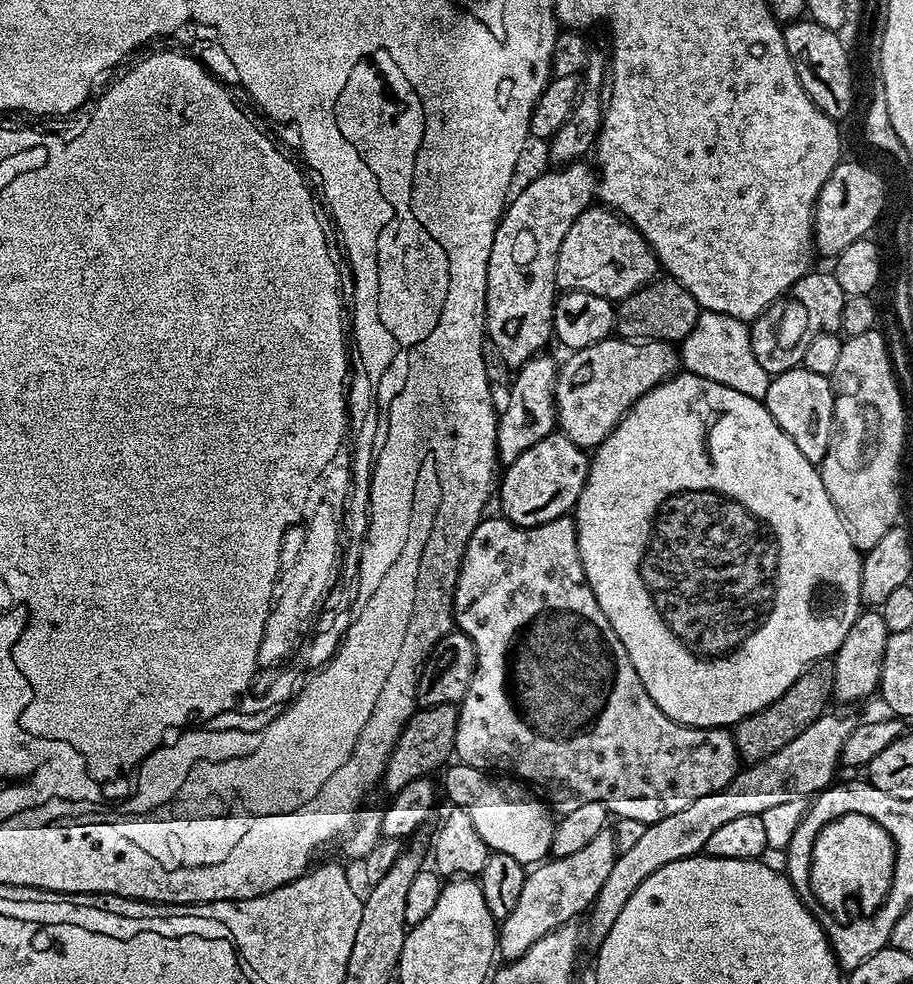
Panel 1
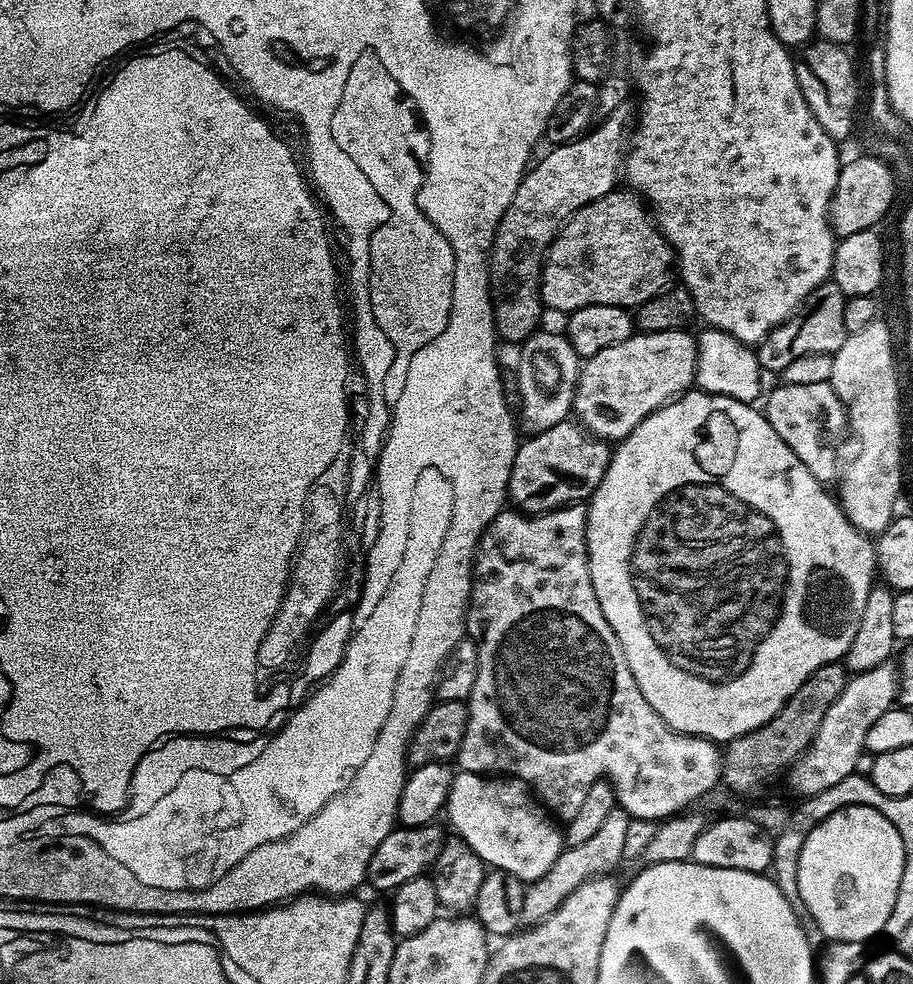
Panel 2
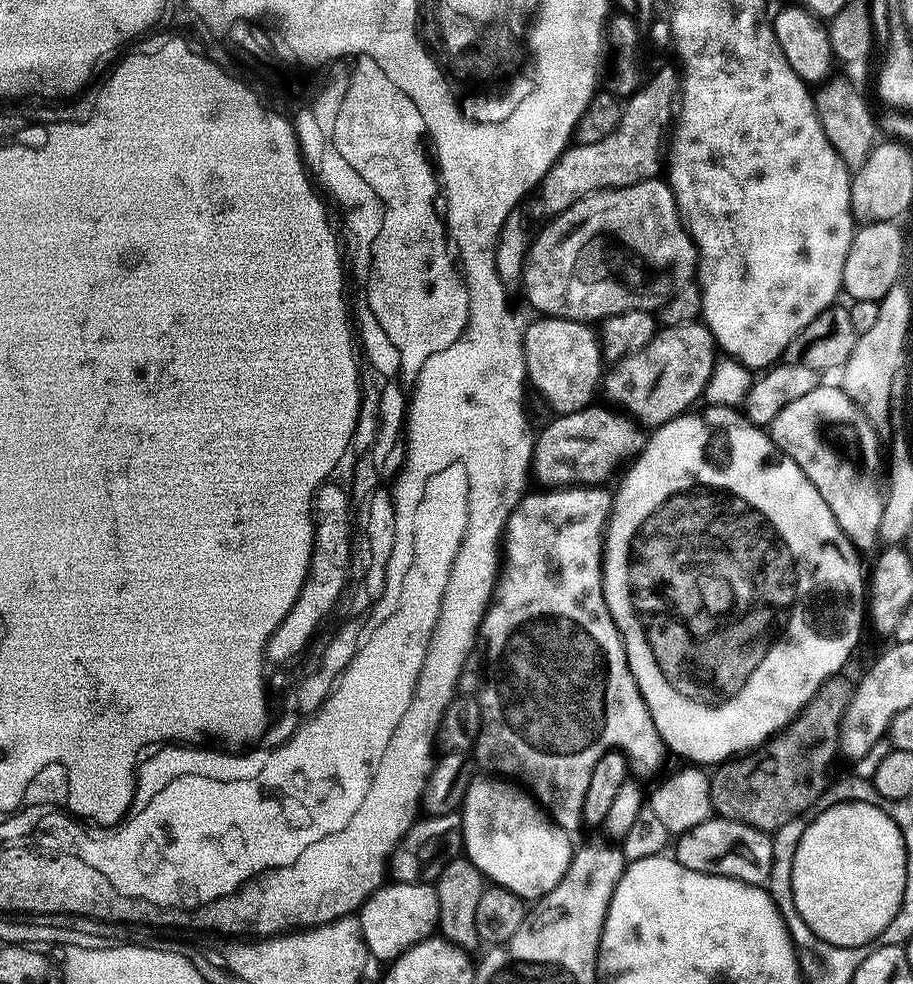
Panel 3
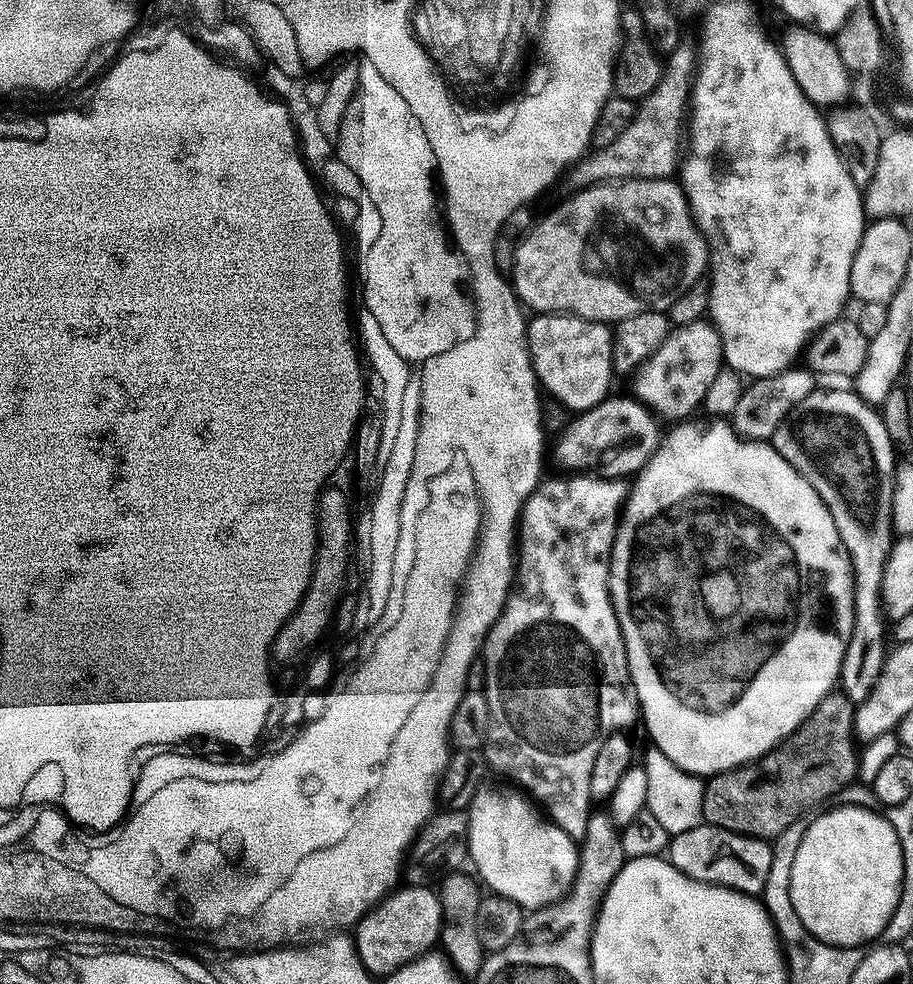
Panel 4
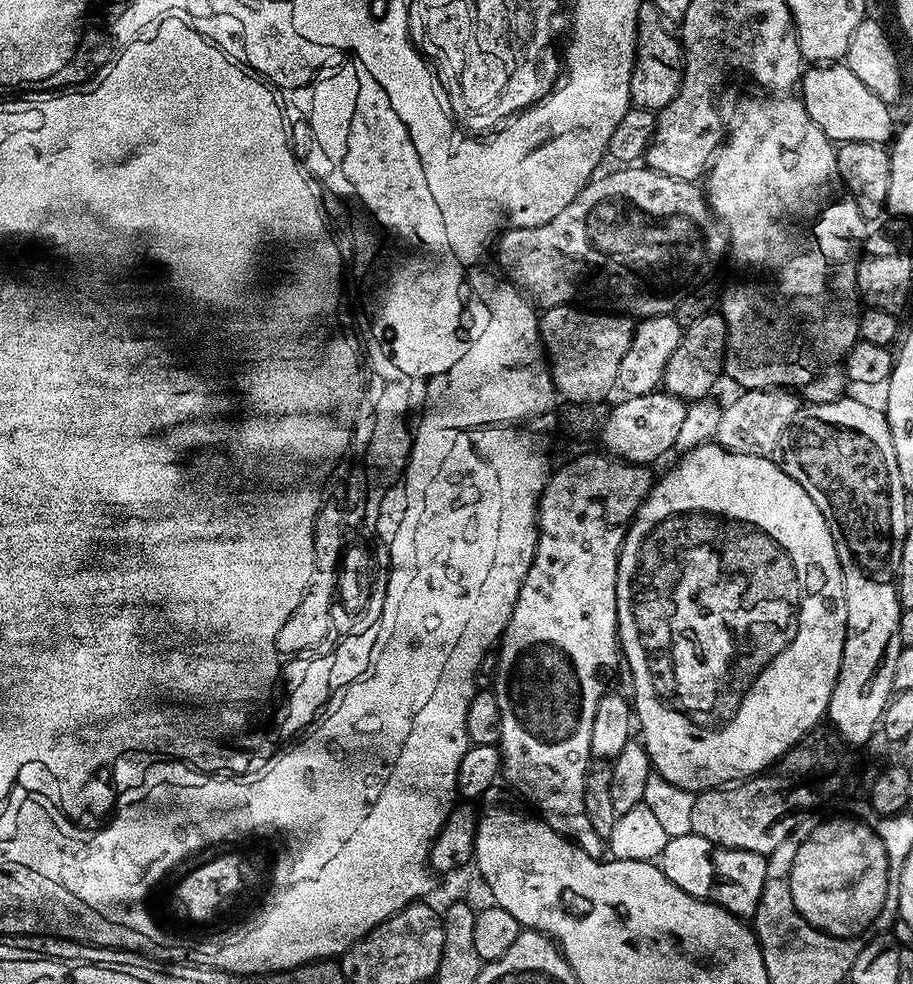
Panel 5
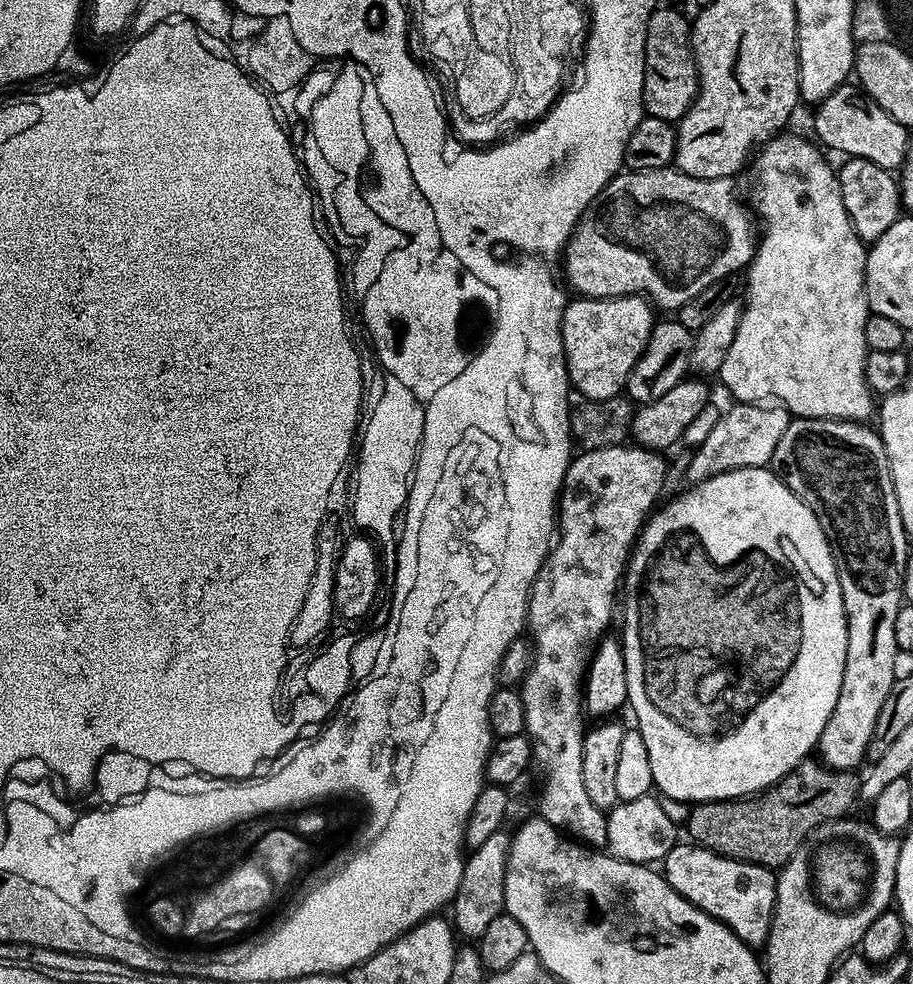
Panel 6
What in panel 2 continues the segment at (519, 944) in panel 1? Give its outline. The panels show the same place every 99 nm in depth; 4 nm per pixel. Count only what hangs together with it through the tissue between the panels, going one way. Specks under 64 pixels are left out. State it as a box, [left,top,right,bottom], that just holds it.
[522,806,629,926]

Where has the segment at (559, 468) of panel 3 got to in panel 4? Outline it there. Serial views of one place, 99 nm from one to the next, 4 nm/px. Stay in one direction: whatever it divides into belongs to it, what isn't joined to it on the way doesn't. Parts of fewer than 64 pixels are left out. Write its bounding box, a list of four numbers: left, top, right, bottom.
[556,395,662,478]

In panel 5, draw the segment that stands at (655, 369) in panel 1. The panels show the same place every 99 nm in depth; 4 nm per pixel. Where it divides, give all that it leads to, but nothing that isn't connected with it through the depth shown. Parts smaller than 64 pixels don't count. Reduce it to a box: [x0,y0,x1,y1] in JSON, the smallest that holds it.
[662,310,728,402]

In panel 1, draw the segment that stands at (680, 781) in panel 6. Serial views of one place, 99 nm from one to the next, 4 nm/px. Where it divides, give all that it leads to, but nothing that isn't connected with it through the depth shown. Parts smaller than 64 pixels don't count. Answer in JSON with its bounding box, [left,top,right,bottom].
[574,371,862,728]

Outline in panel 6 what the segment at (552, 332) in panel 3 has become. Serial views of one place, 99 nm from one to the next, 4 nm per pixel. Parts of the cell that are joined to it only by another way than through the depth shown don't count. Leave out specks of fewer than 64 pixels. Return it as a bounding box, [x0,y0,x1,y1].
[560,296,654,400]

